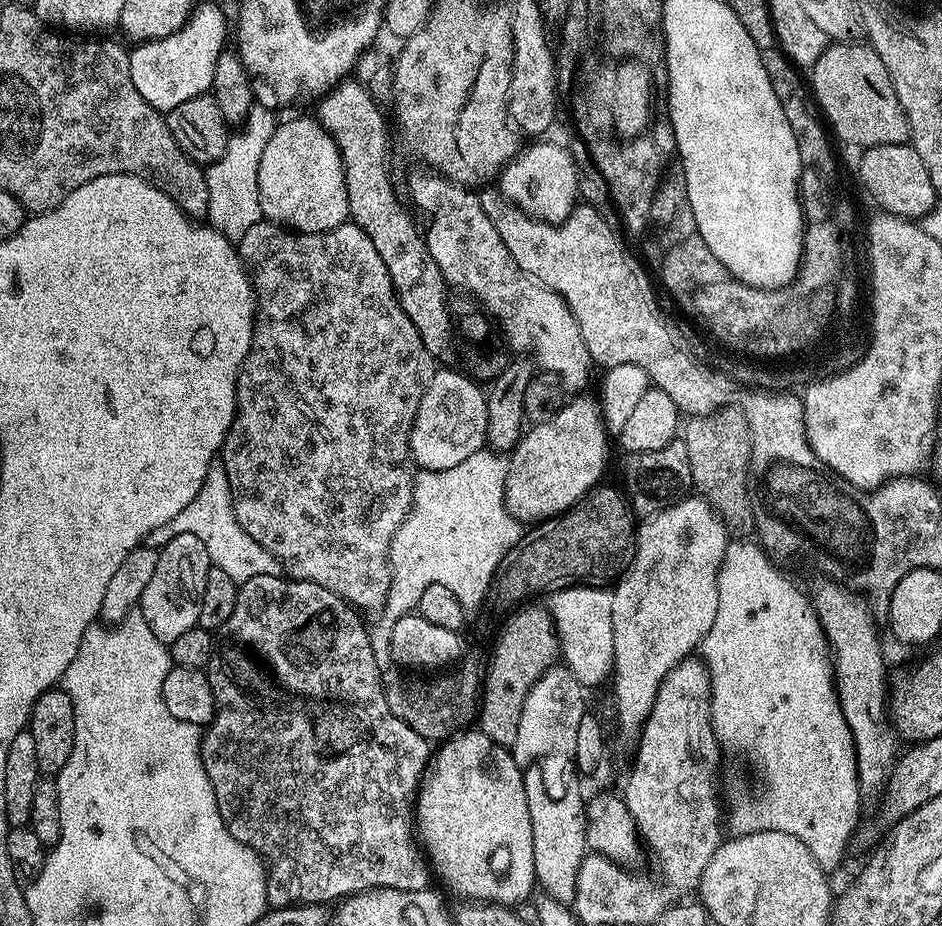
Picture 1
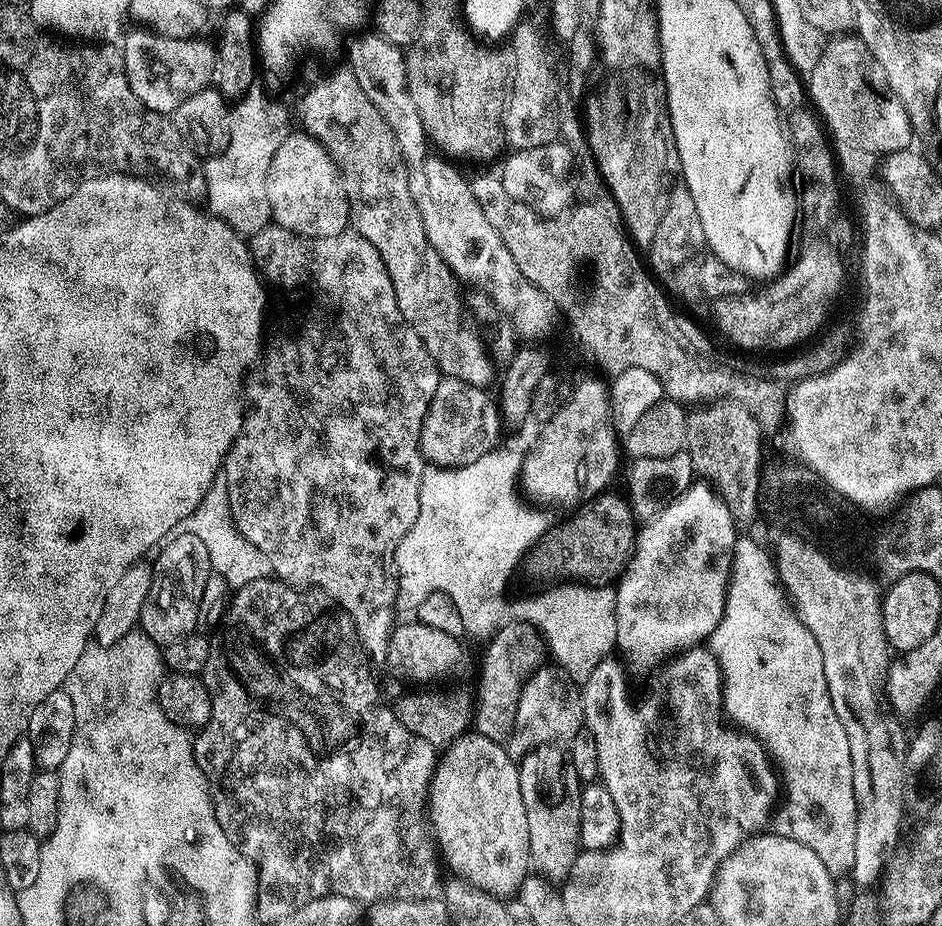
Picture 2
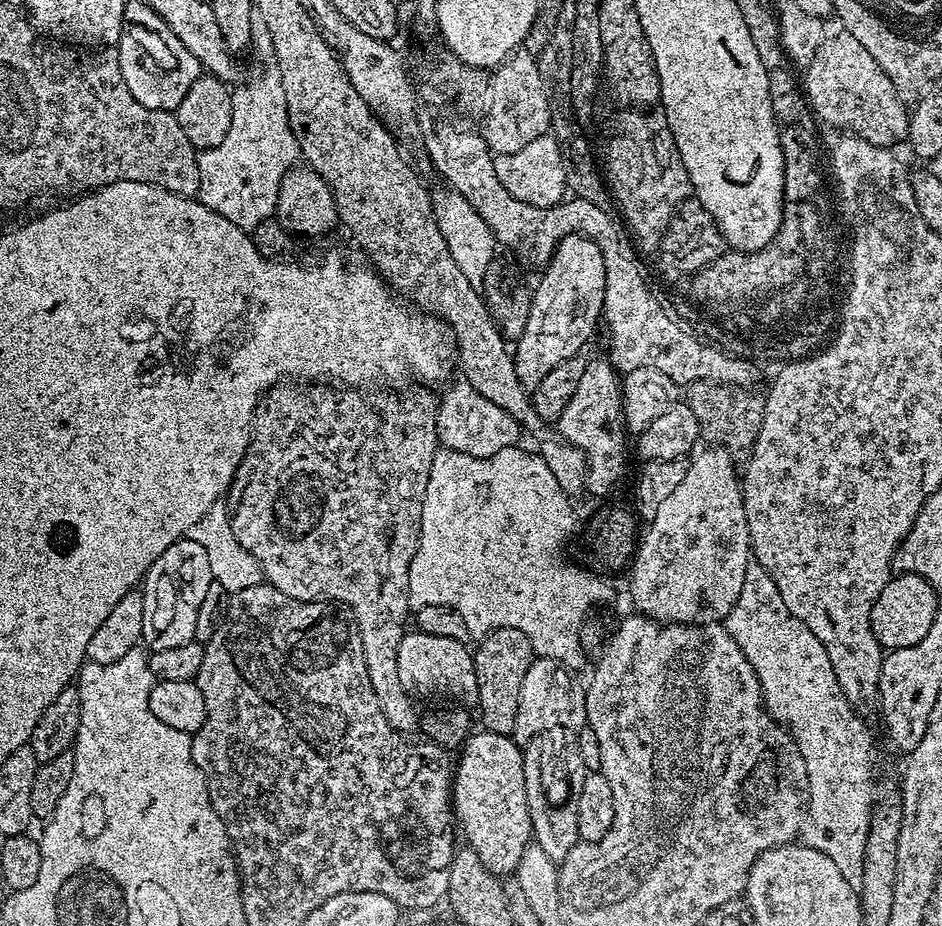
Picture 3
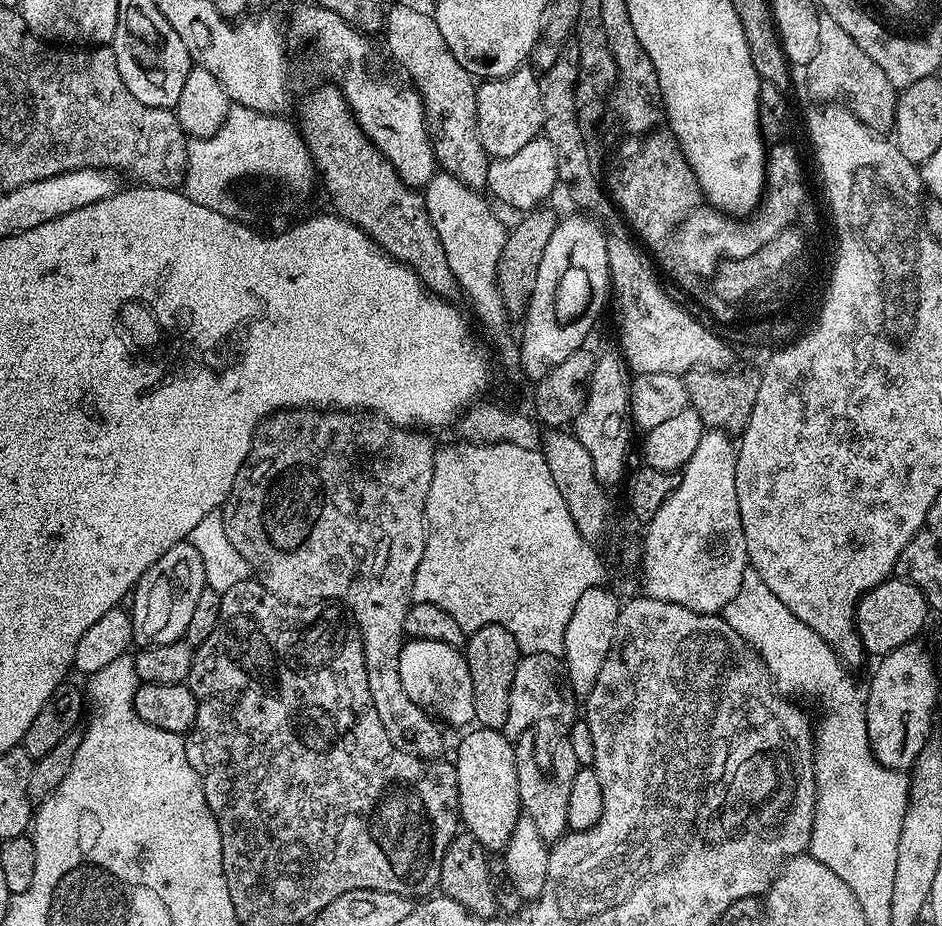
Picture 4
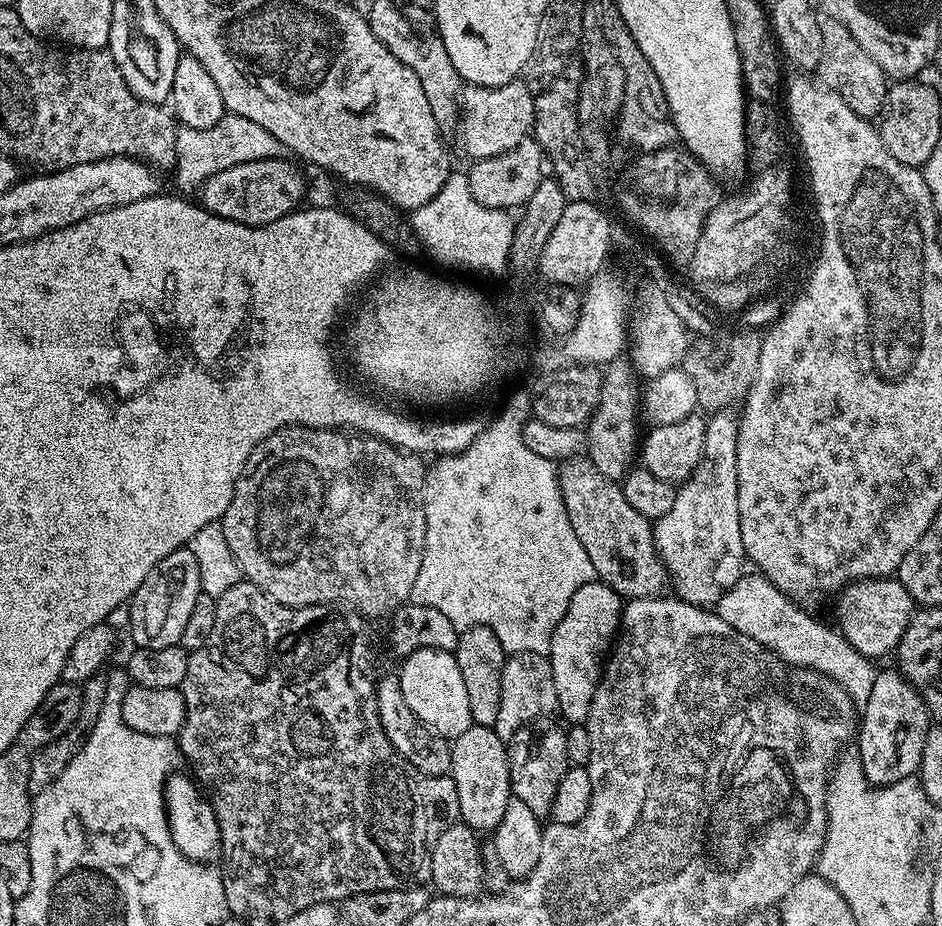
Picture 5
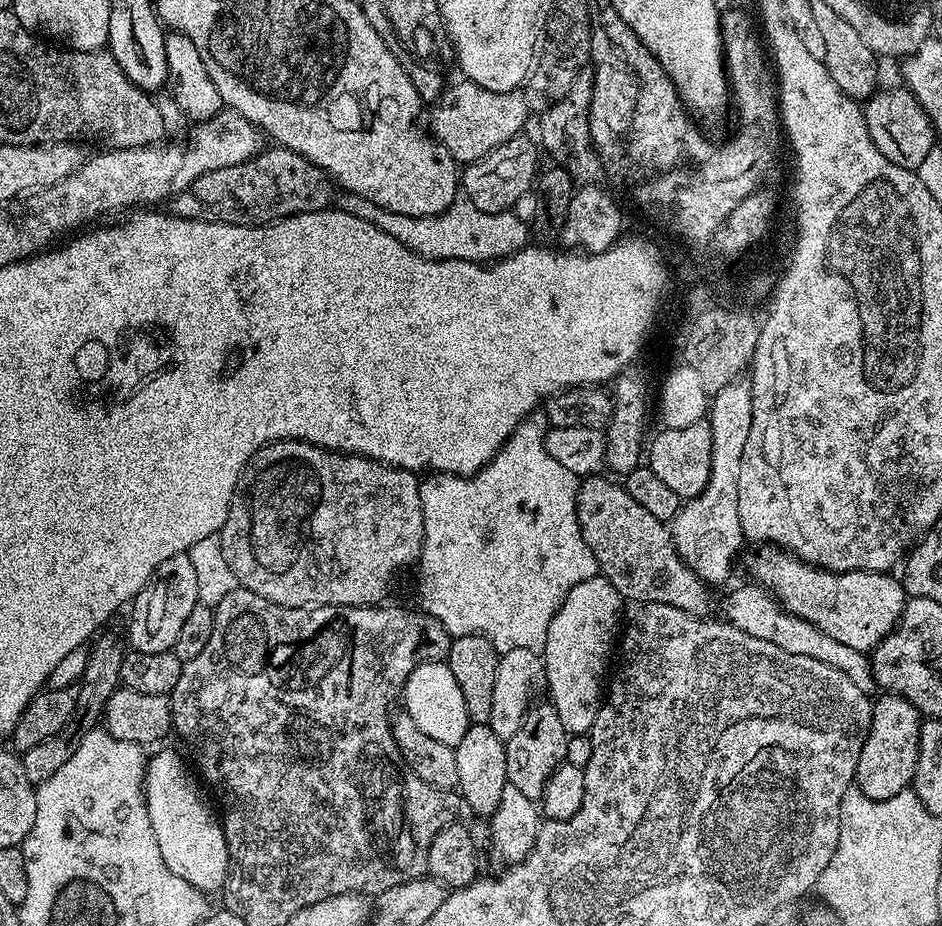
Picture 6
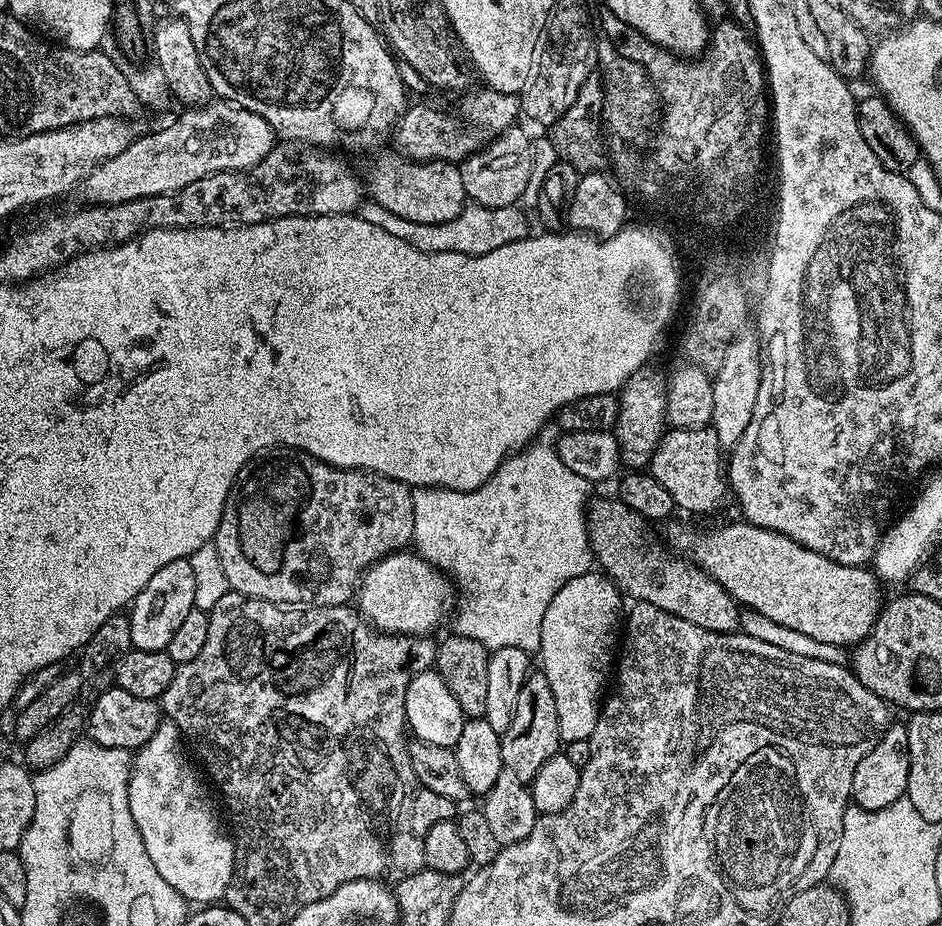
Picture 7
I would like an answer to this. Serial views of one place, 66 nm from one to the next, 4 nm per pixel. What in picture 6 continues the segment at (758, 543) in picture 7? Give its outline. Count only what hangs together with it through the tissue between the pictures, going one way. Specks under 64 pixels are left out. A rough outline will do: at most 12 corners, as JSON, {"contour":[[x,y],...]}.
{"contour":[[775,546],[748,572],[781,608],[871,653],[904,609],[888,572],[827,572]]}

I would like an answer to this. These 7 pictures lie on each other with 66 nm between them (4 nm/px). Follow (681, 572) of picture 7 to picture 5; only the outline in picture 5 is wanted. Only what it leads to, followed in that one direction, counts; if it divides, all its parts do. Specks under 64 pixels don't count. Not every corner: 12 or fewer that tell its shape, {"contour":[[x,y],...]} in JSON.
{"contour":[[587,457],[558,471],[570,526],[626,600],[670,581],[653,523]]}

